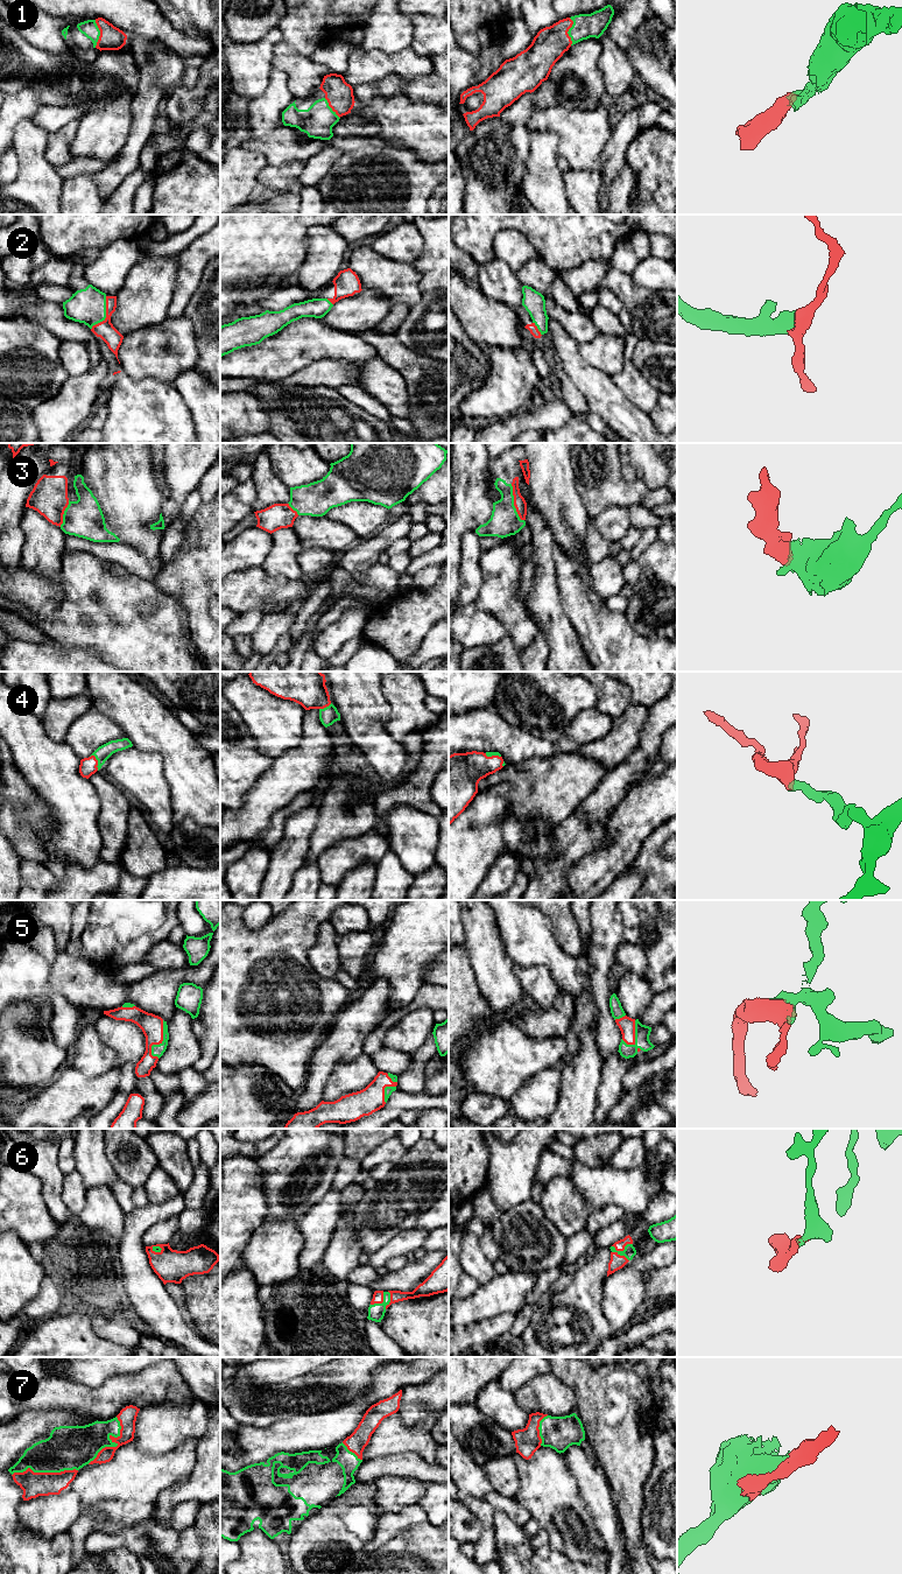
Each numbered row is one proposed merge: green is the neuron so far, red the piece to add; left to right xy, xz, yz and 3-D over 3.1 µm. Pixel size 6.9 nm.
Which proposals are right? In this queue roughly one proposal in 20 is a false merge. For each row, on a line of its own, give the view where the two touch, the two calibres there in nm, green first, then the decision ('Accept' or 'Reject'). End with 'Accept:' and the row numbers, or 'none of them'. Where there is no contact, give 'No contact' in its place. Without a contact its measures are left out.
1: Touches green in xy. Thickness 110 nm (green) against 160 nm. Accept
2: Touches green in xy. Thickness 240 nm (green) against 120 nm. Accept
3: Touches green in yz. Thickness 200 nm (green) against 90 nm. Accept
4: Touches green in xy. Thickness 100 nm (green) against 120 nm. Accept
5: Touches green in xy. Thickness 80 nm (green) against 150 nm. Accept
6: Touches green in yz. Thickness 90 nm (green) against 70 nm. Accept
7: Touches green in xy. Thickness 280 nm (green) against 130 nm. Accept
Accept: 1, 2, 3, 4, 5, 6, 7

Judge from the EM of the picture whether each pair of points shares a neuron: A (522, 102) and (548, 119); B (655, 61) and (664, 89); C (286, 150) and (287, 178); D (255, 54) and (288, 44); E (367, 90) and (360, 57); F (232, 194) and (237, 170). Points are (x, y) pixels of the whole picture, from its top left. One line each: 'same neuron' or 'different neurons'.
A: different neurons
B: same neuron
C: different neurons
D: different neurons
E: different neurons
F: same neuron

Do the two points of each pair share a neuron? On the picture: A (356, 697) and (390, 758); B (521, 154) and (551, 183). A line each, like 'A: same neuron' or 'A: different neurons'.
A: same neuron
B: different neurons

